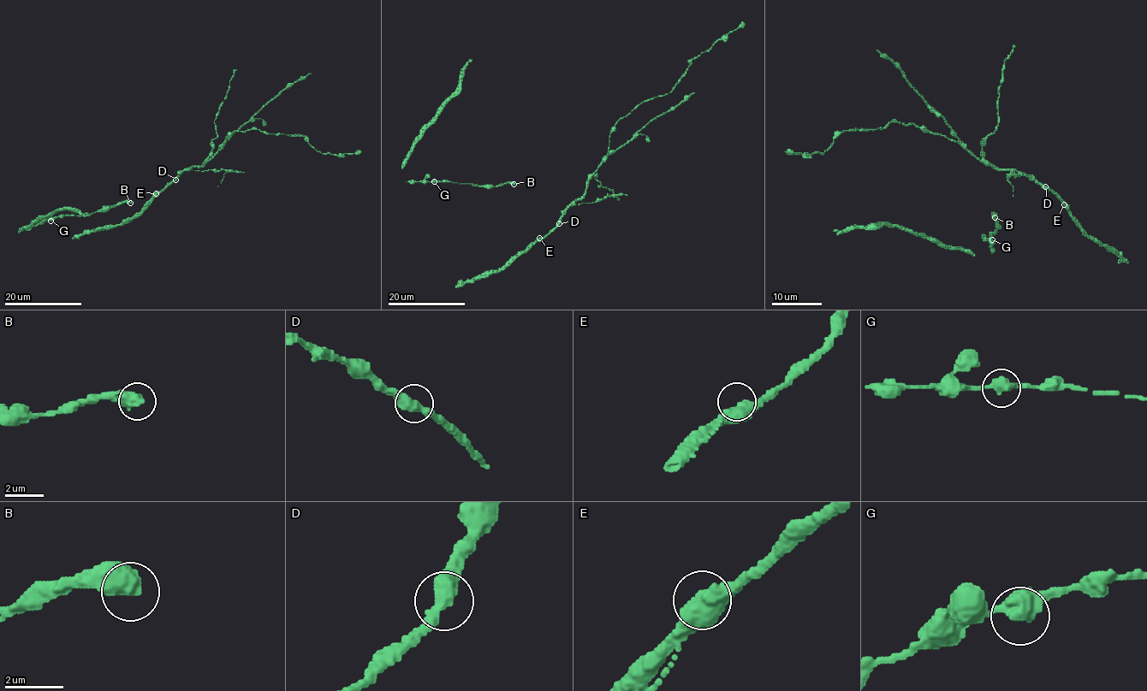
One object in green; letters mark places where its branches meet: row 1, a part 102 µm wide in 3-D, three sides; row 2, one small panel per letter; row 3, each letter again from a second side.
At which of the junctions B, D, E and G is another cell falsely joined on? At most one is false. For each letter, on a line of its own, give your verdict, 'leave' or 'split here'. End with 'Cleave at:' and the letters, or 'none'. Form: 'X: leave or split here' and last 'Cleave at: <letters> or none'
B: leave
D: leave
E: leave
G: leave
Cleave at: none

